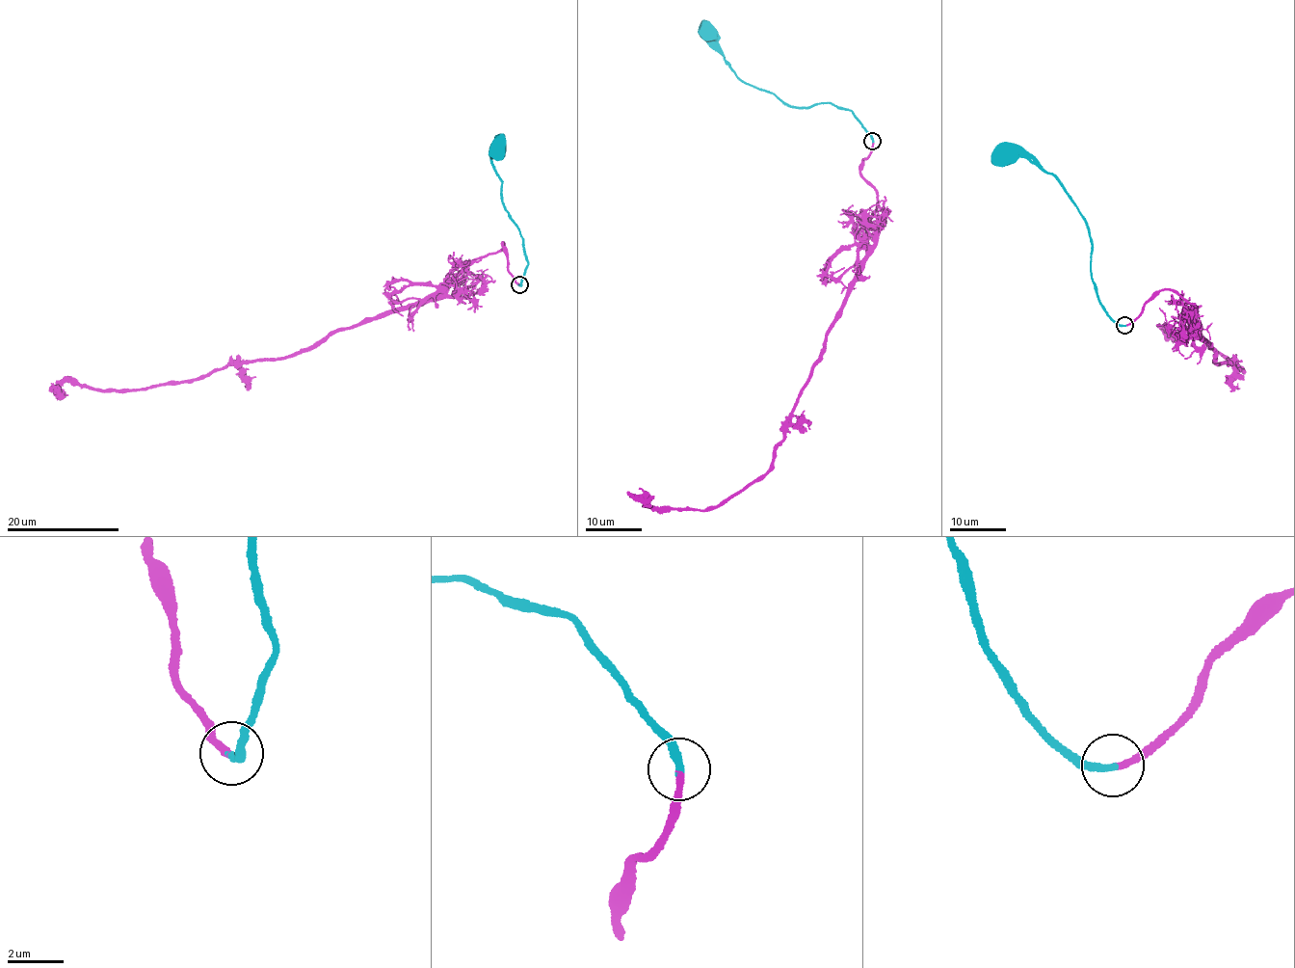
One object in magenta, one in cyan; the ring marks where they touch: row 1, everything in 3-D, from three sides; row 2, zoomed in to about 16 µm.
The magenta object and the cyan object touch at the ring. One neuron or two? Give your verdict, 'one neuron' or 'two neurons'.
one neuron

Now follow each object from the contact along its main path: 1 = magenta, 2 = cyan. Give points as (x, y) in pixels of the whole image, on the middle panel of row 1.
1: (872, 142), (861, 174), (876, 192), (875, 207), (858, 265), (765, 472), (698, 511), (649, 508), (627, 491)
2: (872, 142), (851, 111), (830, 102), (808, 108), (786, 104), (736, 75), (718, 41), (705, 30)

